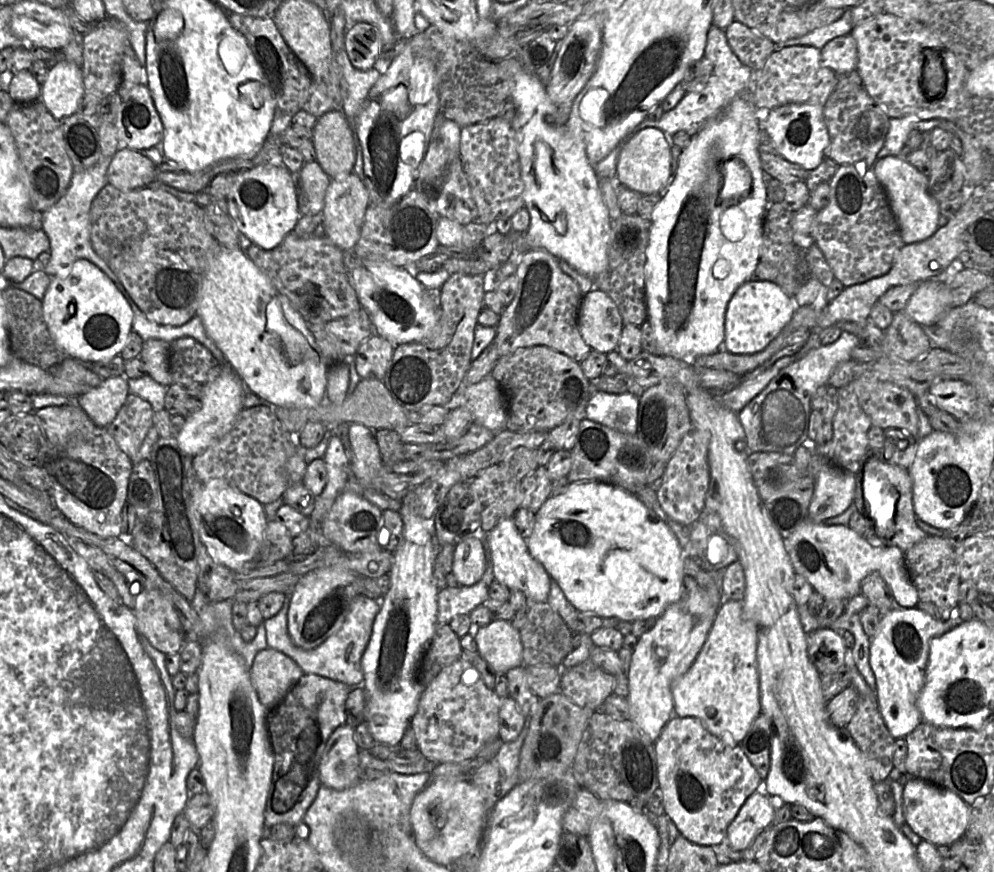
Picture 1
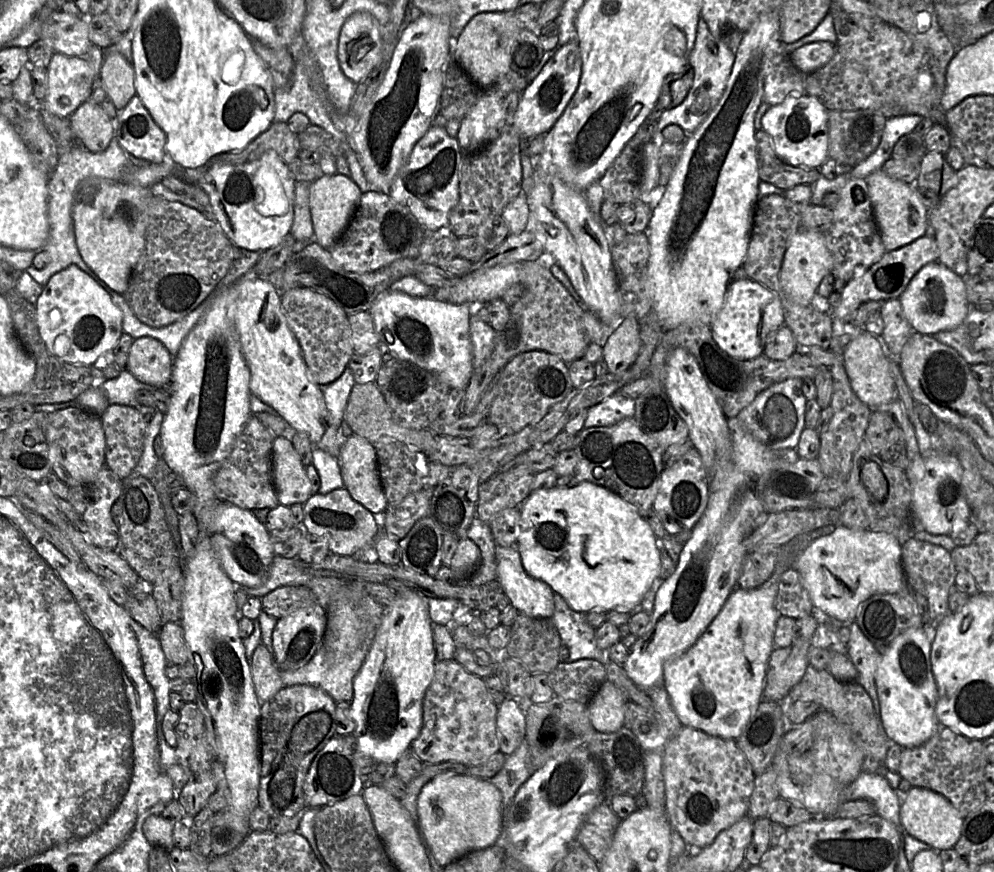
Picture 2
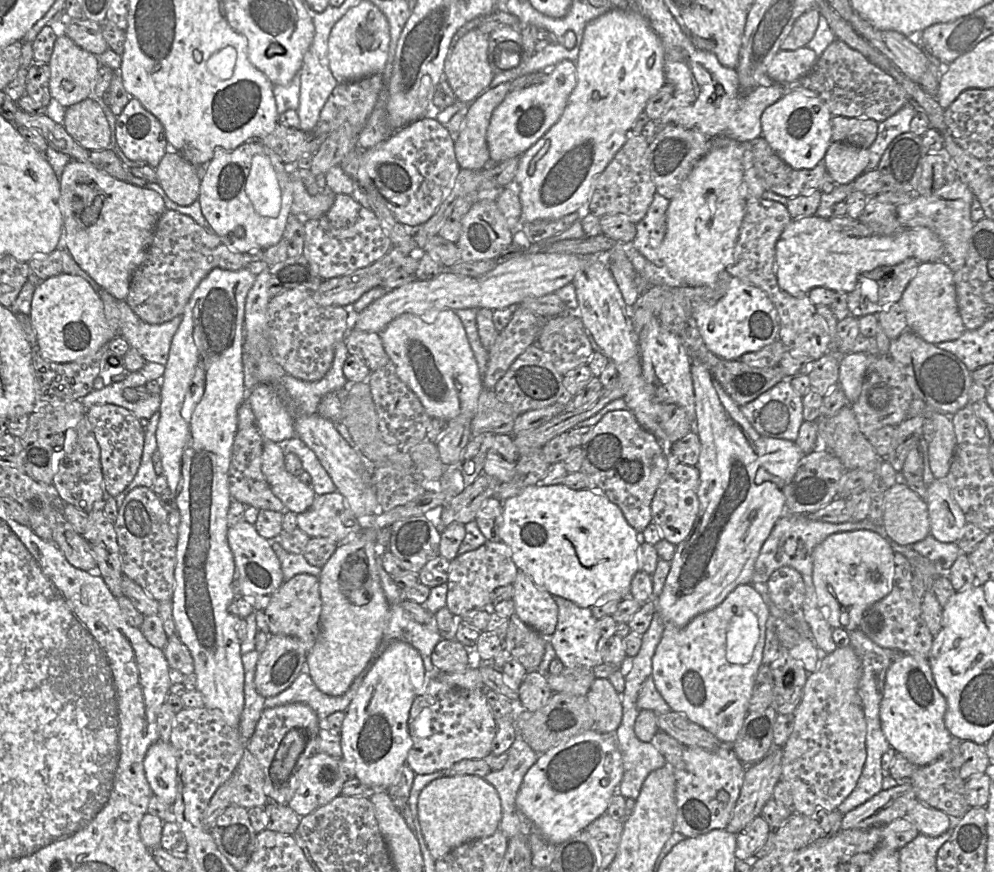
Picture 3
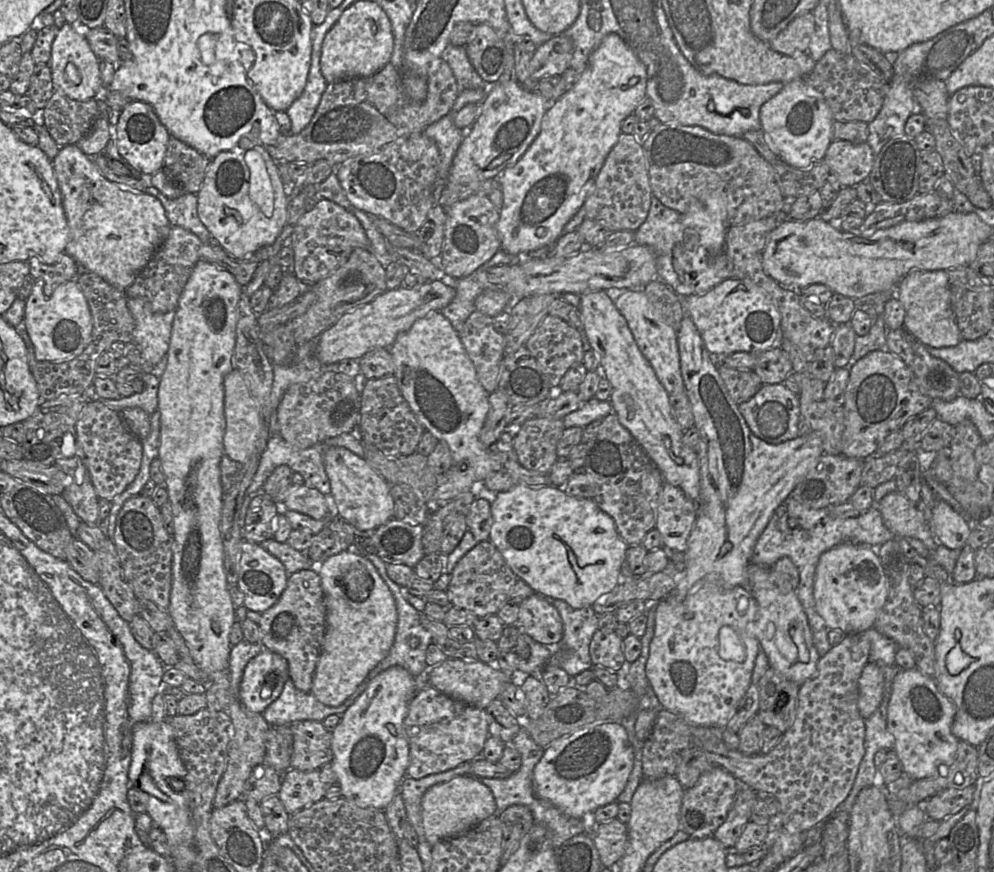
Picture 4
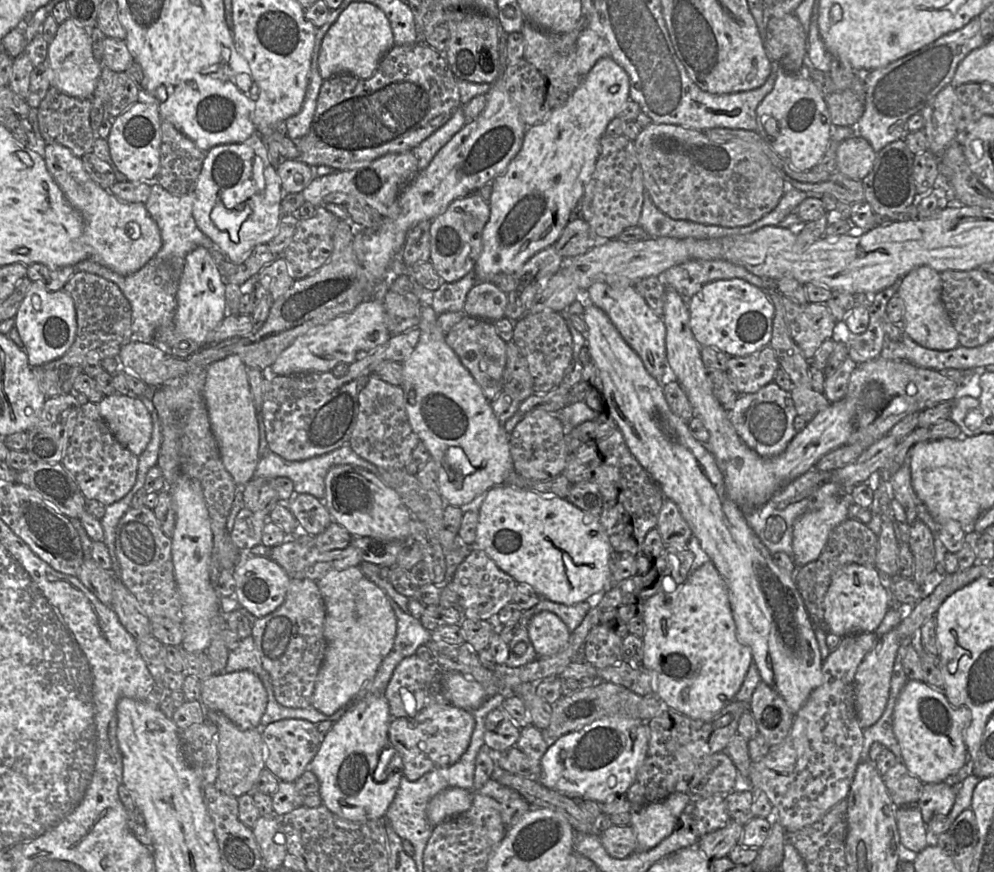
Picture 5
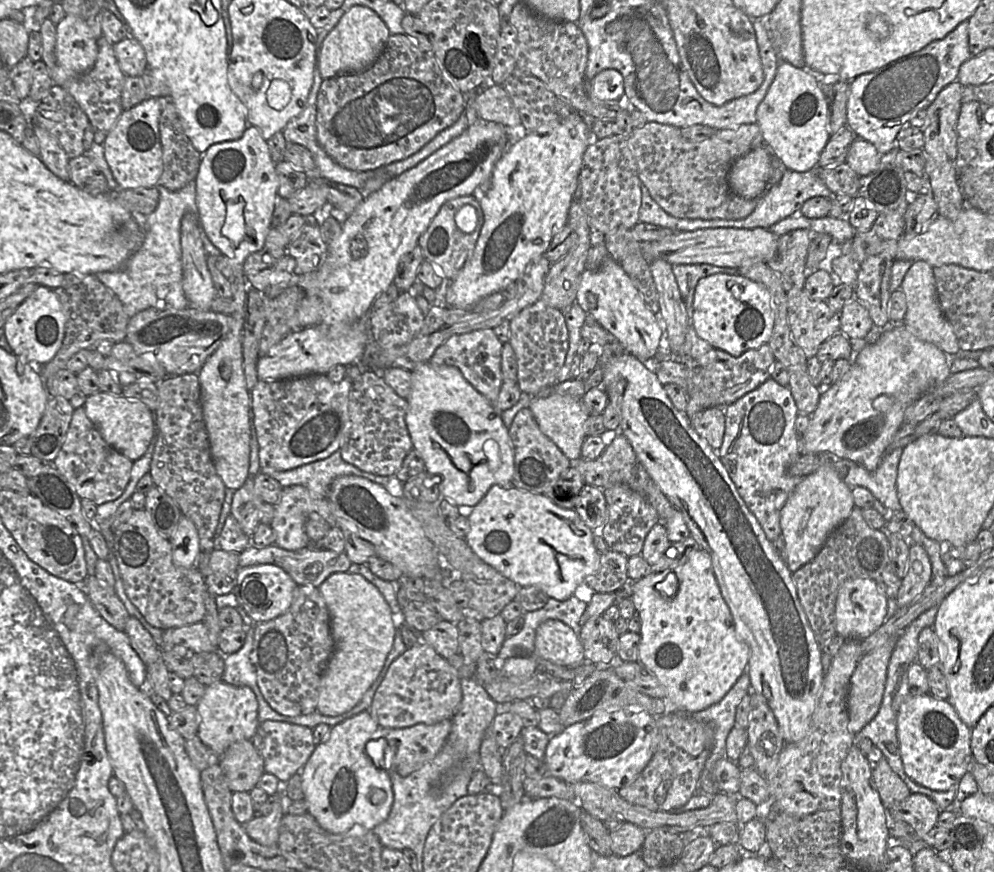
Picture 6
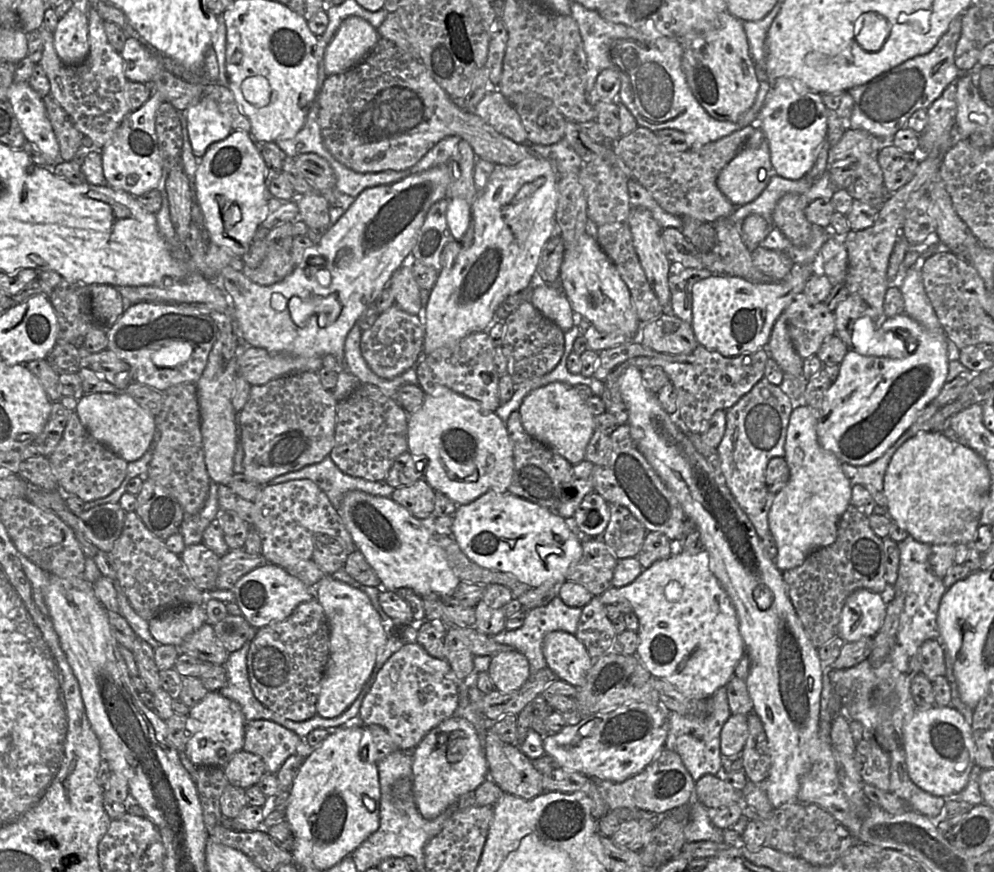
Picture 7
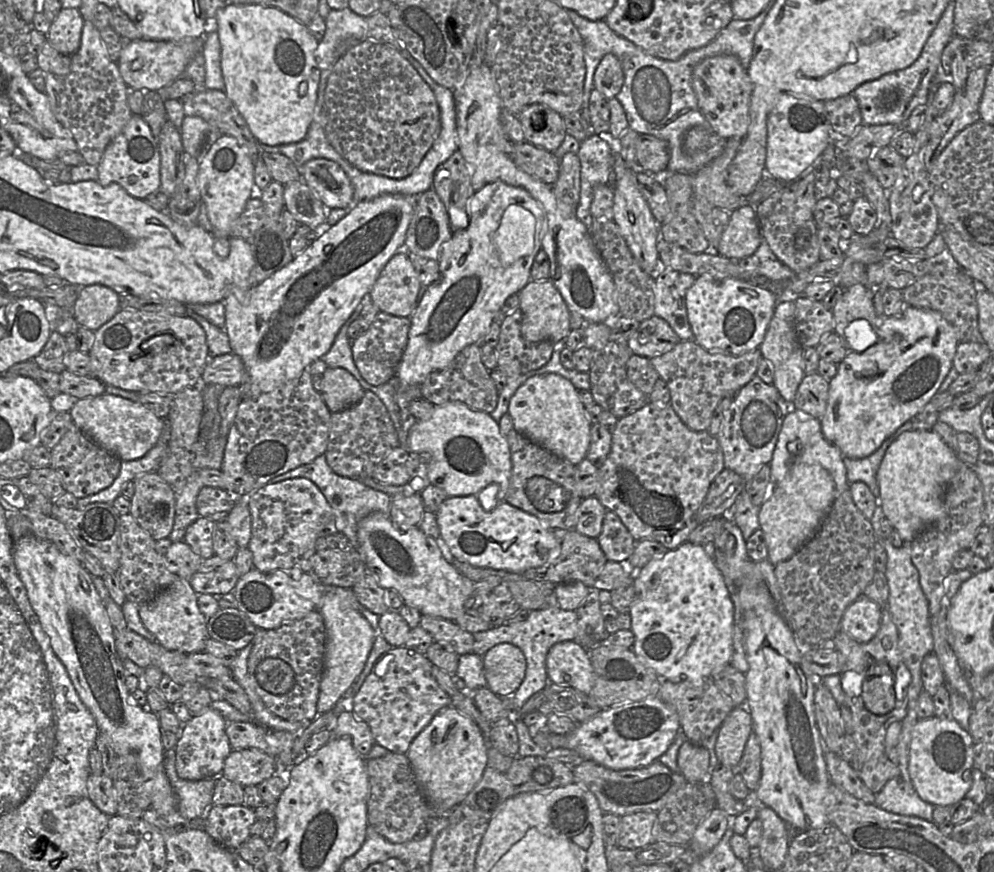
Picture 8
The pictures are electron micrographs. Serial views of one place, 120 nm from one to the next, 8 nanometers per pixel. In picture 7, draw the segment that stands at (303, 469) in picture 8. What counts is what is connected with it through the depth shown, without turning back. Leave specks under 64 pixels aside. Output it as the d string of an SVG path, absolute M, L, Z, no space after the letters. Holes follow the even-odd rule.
M329 456L319 463L279 475L272 479L269 484L275 485L299 479L312 480L327 495L337 511L343 497L349 491L359 490L375 496L391 497L395 490L384 480L369 481L345 474Z

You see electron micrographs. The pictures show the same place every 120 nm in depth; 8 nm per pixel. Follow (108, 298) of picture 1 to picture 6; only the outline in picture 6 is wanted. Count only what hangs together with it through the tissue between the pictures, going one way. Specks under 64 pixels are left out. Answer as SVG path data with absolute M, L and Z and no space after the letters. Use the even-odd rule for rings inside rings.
M38 285L3 326L4 337L14 354L21 362L36 361L41 365L50 362L59 351L66 329L66 317L61 302L51 288Z

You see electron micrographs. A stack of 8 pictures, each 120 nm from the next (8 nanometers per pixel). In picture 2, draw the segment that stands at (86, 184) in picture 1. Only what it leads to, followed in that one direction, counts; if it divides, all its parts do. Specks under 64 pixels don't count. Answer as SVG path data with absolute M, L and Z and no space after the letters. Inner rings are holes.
M116 135L110 141L110 144L100 153L93 153L85 147L73 149L68 153L60 155L58 163L49 176L48 182L48 221L49 221L49 236L45 246L42 248L48 253L49 262L43 269L36 269L30 265L26 271L40 285L47 284L49 279L57 272L67 268L70 265L77 265L82 271L91 276L101 287L110 289L89 266L83 261L77 248L73 220L72 220L72 205L74 201L77 185L84 179L95 177L112 181L125 181L130 178L133 166L125 155Z

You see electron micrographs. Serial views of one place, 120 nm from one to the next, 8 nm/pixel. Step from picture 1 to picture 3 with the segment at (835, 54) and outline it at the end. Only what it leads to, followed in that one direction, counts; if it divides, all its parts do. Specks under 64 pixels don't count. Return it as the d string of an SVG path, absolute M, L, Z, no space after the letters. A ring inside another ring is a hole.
M807 46L796 50L781 50L772 59L767 76L774 84L790 84L809 73L818 57Z

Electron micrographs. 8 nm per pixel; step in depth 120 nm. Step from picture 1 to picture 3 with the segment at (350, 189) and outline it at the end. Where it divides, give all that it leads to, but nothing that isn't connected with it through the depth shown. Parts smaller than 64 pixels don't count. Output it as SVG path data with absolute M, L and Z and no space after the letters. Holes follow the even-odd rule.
M301 180L291 181L294 198L292 215L297 215L298 218L303 218L306 221L319 218L329 211L336 195L328 188L317 195L310 195L307 186Z

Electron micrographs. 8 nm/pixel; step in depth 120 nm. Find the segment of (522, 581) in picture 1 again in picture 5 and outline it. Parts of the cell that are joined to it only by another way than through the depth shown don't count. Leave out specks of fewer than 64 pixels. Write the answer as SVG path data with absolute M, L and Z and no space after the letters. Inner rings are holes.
M544 610L531 618L528 635L537 657L547 657L567 646L571 632L557 614Z

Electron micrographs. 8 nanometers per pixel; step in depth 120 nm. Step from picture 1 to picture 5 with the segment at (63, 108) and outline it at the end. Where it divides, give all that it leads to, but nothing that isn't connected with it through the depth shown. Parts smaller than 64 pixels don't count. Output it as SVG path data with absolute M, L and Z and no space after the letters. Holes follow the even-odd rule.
M72 18L66 19L59 24L54 38L48 43L50 85L78 99L92 99L101 72L101 67L93 55L90 29L78 25Z

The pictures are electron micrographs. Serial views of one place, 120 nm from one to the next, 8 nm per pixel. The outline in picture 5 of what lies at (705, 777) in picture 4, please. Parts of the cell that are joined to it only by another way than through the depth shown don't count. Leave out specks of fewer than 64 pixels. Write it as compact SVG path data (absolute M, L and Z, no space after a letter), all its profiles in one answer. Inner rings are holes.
M716 794L707 798L694 798L691 802L691 830L698 837L724 828L731 820L724 796Z

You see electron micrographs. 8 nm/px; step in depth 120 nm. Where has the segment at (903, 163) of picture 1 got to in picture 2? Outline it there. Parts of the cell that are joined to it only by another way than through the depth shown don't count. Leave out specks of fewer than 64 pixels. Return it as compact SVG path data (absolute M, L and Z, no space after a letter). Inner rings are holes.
M881 168L866 178L875 224L886 251L895 250L924 236L929 229L928 210L913 184L889 177Z

